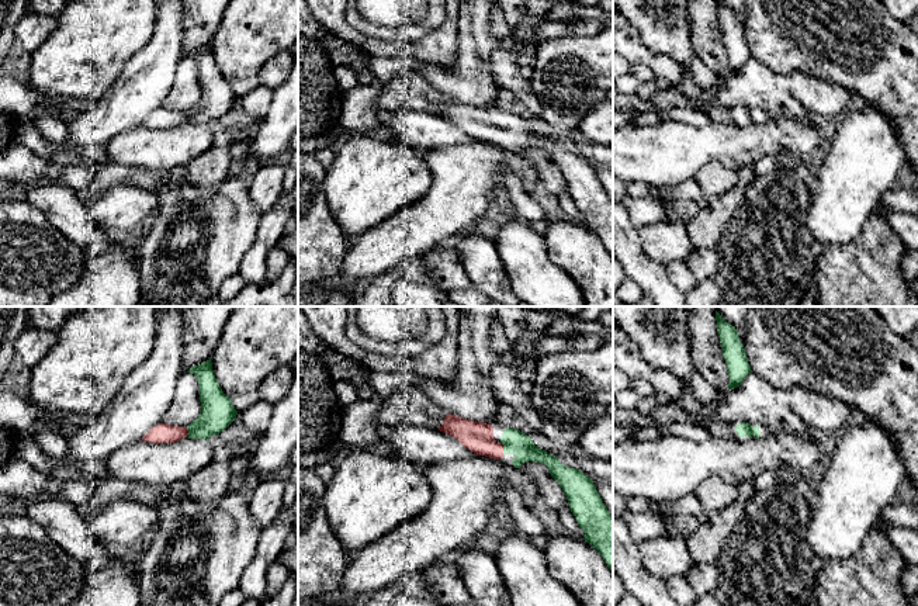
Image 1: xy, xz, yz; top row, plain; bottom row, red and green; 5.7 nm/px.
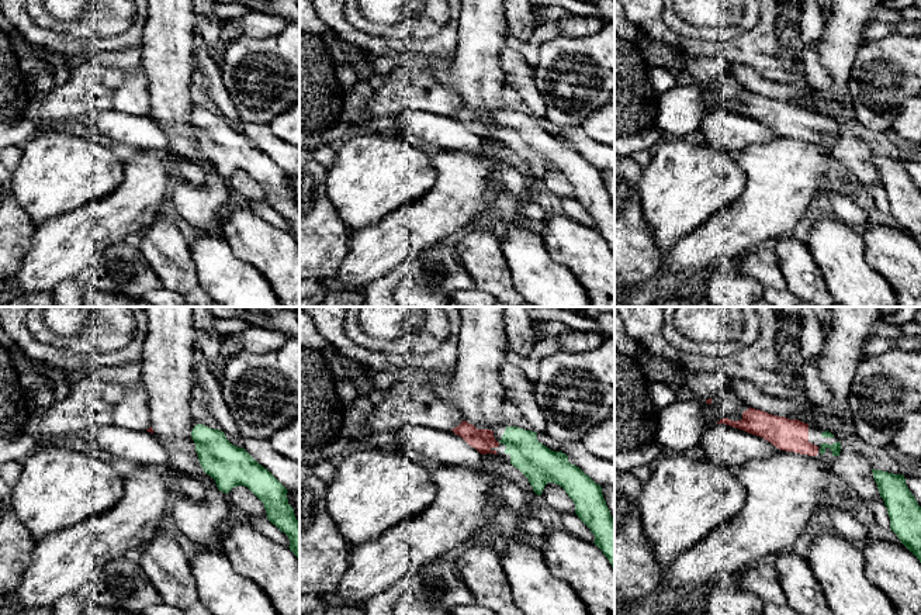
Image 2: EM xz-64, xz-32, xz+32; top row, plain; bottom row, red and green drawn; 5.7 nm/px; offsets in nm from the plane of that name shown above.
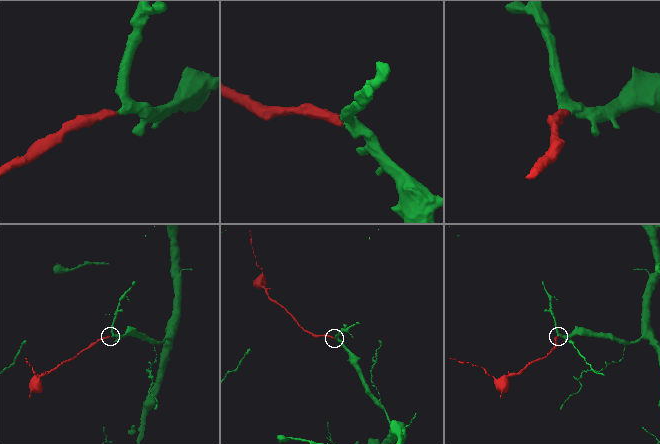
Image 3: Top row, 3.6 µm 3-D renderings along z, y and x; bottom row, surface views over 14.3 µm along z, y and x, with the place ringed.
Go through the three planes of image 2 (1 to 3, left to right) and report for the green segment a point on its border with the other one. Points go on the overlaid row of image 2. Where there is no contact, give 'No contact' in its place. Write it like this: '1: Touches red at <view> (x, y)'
1: No contact
2: No contact
3: No contact

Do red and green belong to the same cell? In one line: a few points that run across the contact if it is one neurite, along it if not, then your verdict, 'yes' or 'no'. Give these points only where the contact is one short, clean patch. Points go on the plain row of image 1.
line xz (477, 121), (488, 132), (502, 134), (515, 127); yes

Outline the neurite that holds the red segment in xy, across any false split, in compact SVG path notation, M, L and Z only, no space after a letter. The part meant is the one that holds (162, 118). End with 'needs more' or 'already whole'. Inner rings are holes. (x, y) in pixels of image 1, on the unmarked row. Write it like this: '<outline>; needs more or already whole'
M211 44L191 52L187 58L194 59L198 65L201 87L200 101L191 107L187 114L167 108L153 111L142 122L143 127L155 129L174 128L183 125L186 121L188 124L208 125L211 121L219 120L236 104L238 96L232 90L231 83L228 83L219 72Z; needs more

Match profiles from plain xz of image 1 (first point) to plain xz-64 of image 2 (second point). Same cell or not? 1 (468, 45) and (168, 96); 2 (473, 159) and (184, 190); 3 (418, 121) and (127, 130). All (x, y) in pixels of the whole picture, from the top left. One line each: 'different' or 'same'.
1: same
2: different
3: same

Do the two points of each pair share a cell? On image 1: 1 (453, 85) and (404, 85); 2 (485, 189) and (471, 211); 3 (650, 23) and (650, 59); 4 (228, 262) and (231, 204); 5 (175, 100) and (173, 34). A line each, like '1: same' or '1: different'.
1: different
2: same
3: different
4: same
5: different

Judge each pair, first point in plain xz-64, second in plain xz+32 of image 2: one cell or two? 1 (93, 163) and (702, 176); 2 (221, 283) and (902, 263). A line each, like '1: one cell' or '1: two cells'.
1: one cell
2: two cells

